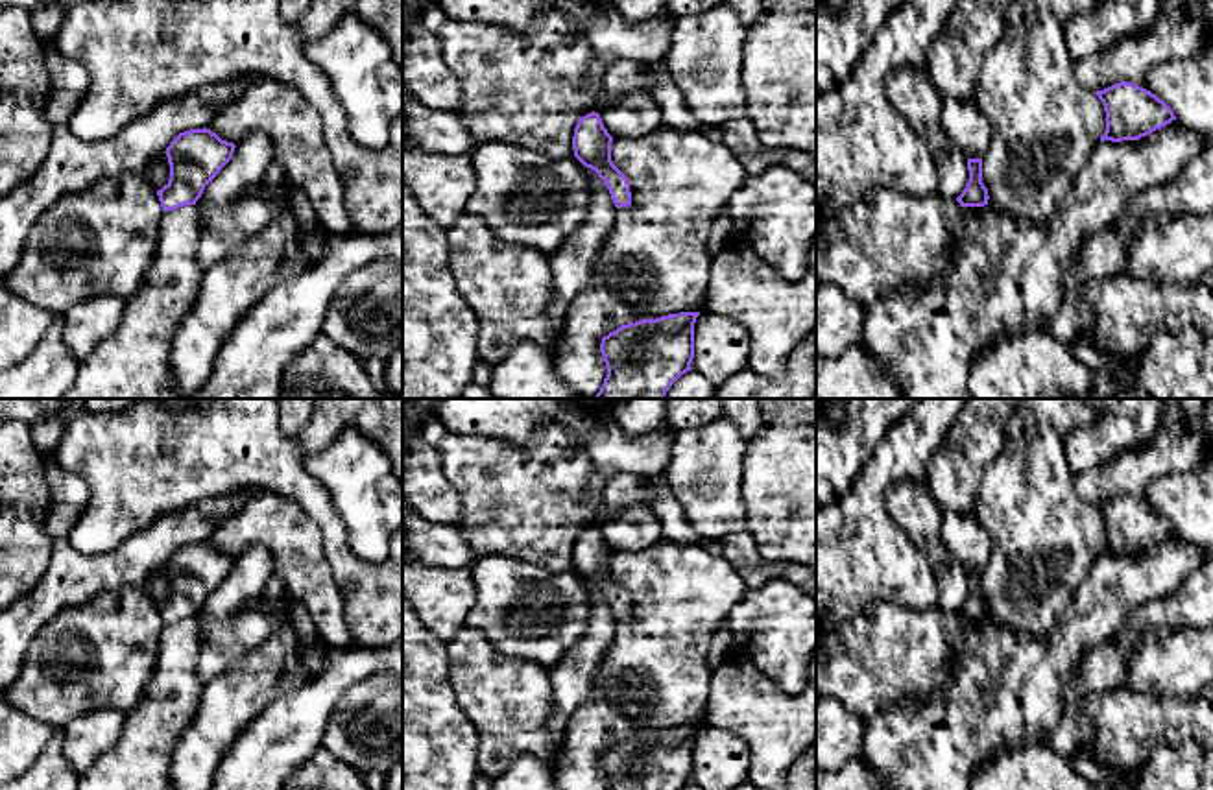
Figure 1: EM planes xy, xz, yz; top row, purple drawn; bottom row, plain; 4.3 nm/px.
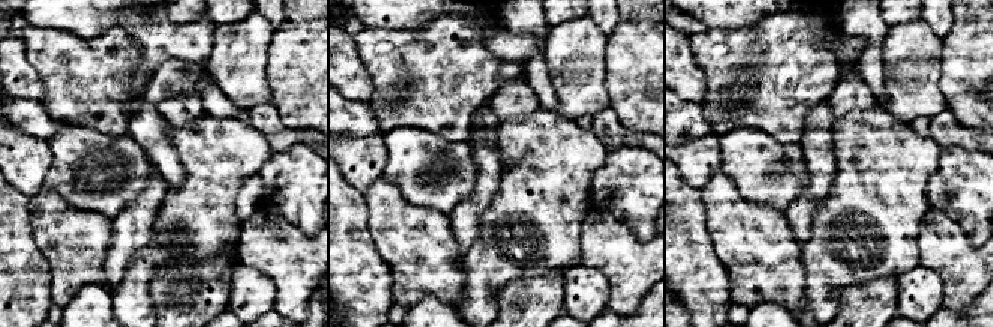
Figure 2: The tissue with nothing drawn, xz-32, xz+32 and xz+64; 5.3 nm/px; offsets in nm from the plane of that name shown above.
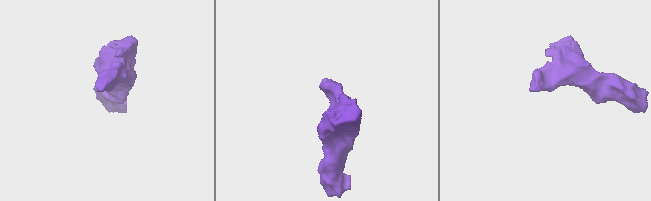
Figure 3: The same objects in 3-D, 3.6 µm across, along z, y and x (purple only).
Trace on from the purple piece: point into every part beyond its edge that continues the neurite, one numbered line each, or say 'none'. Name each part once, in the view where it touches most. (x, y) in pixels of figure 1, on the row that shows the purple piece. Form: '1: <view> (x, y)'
none

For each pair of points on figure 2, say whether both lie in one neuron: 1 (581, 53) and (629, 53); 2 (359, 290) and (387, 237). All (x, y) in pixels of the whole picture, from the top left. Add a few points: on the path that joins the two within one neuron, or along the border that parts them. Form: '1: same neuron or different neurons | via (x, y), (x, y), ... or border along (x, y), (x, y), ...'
1: different neurons | border along (608, 35), (605, 47), (605, 87)
2: different neurons | border along (368, 219), (375, 249), (390, 270), (392, 285)

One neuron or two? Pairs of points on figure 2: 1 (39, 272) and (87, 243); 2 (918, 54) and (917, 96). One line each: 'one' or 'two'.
1: two
2: one

